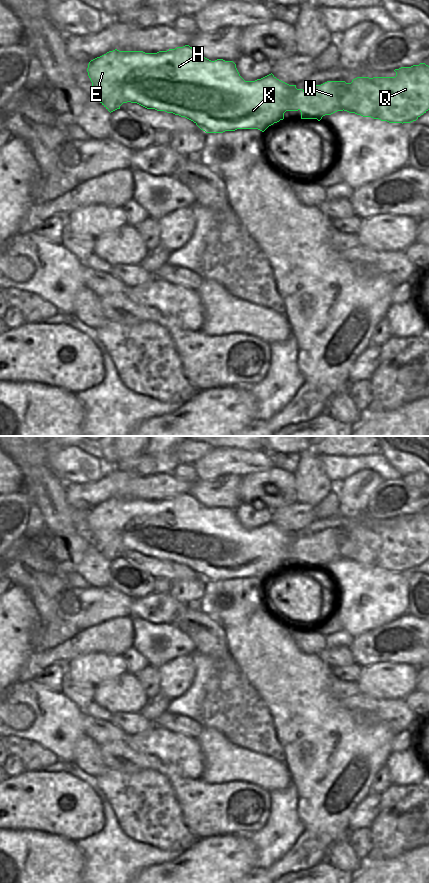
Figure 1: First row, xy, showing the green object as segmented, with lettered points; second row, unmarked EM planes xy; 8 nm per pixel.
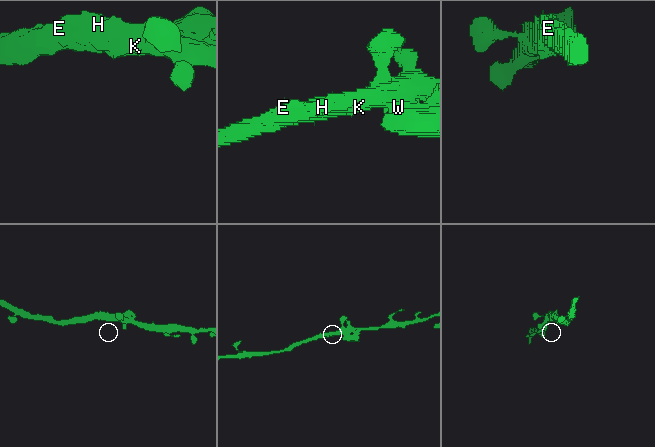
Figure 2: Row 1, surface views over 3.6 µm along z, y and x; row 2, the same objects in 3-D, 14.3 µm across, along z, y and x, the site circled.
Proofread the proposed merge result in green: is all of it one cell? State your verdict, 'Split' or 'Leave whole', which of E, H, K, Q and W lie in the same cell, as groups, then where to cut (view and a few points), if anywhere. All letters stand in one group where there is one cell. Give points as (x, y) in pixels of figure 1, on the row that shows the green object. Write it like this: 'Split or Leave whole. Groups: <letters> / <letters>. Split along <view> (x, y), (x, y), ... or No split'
Split. Groups: E H K W / Q. Split along xy (348, 83), (344, 86), (342, 92), (342, 109)

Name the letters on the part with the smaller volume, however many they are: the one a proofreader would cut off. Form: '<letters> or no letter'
Q

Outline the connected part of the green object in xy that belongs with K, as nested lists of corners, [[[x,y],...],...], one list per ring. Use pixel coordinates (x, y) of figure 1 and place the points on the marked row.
[[[189,45],[177,47],[175,49],[169,49],[167,51],[159,51],[157,53],[145,53],[143,51],[119,51],[115,49],[91,60],[88,64],[87,72],[94,88],[94,96],[110,113],[117,109],[120,109],[120,106],[123,103],[137,103],[147,109],[165,111],[167,113],[173,113],[175,115],[185,117],[193,121],[201,130],[205,131],[206,133],[223,133],[225,131],[235,131],[237,129],[258,129],[264,132],[269,126],[279,122],[280,120],[283,120],[284,113],[286,111],[299,110],[301,112],[301,119],[317,119],[318,121],[320,121],[325,115],[331,115],[337,111],[343,111],[342,92],[344,90],[344,86],[348,84],[345,81],[327,81],[321,85],[313,85],[312,90],[305,93],[303,89],[297,89],[296,85],[289,85],[277,79],[272,73],[255,81],[245,81],[240,76],[236,68],[236,64],[233,61],[225,61],[223,59],[211,61],[199,55]]]

